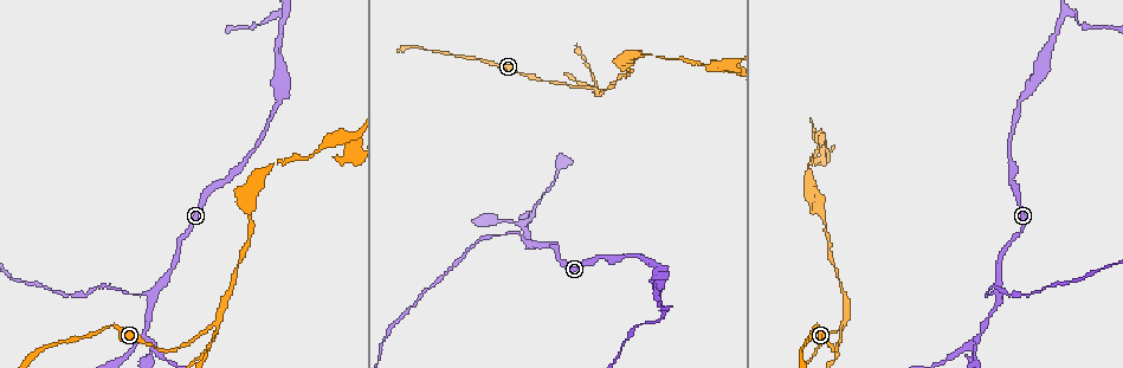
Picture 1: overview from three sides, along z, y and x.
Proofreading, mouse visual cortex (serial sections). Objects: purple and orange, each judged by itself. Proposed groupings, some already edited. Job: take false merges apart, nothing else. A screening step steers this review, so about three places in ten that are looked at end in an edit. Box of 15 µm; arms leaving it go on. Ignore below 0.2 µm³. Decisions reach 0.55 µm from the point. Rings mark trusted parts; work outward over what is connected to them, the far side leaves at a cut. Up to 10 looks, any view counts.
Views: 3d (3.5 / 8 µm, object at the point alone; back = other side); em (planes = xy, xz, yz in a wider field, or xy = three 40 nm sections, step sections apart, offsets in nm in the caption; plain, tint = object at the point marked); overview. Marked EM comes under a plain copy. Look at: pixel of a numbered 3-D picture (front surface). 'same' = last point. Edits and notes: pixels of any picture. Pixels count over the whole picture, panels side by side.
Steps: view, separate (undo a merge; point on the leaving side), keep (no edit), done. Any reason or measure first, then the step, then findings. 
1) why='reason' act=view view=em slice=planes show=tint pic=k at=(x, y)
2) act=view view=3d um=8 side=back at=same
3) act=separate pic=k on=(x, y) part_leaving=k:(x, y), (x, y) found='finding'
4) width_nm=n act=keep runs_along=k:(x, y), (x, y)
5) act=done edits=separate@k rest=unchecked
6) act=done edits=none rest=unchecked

act=view view=3d um=3.5 side=back pic=1 at=(151, 292)

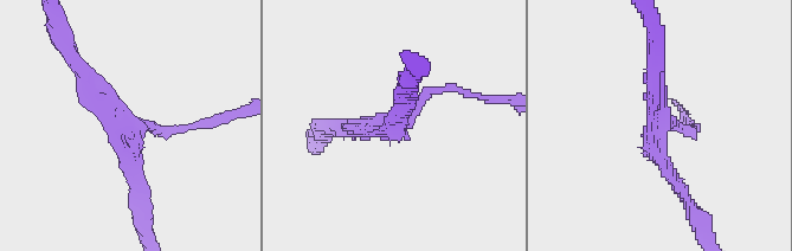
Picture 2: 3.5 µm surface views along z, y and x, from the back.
arms=3 arm_widths_nm=150,200,250 act=view view=em slice=xy step=1 show=tint pic=2 at=(658, 124)

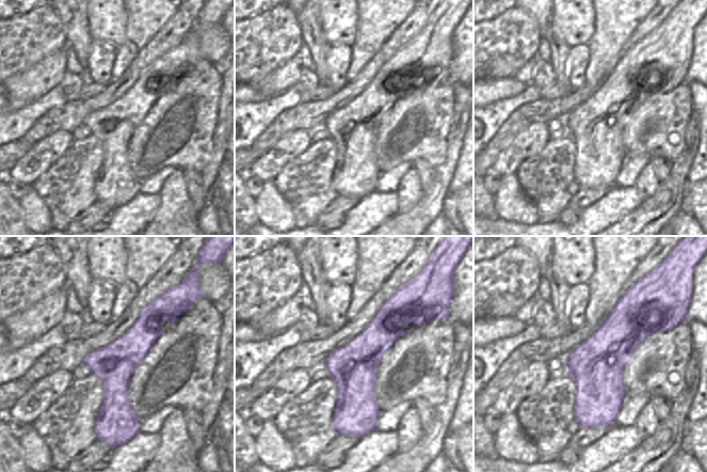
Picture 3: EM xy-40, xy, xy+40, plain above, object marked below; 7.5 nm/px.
act=view view=em slice=planes show=tint at=same

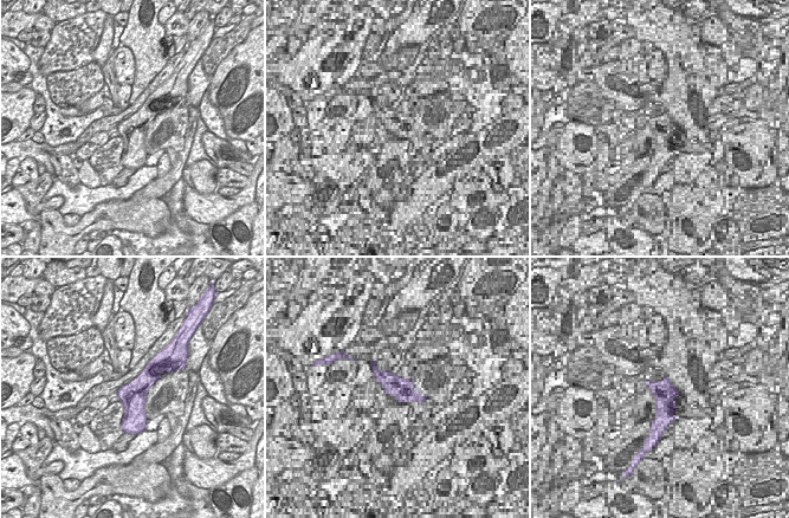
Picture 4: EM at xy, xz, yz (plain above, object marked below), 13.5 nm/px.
act=keep runs_along=2:(77, 65), (128, 123), (139, 193) found='all the same cell'

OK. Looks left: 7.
act=view view=3d um=8 pic=1 at=(977, 334)

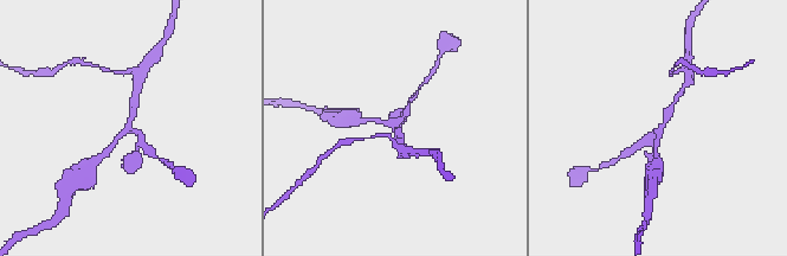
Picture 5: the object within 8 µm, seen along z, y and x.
arms=3 arm_widths_nm=150,200,250 act=view view=em slice=xy step=2 show=tint pic=5 at=(660, 126)

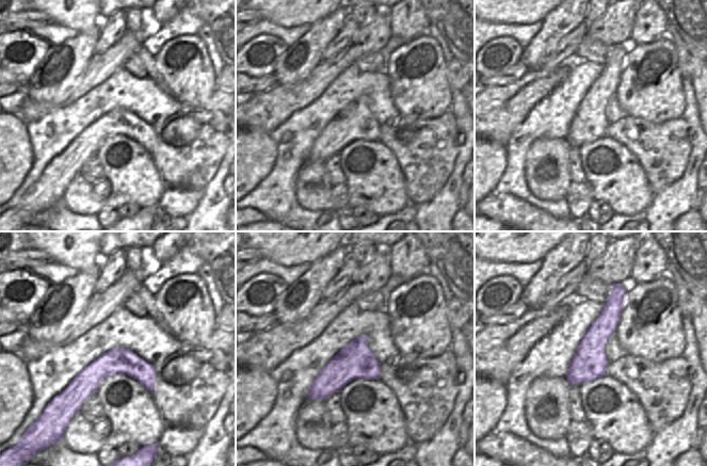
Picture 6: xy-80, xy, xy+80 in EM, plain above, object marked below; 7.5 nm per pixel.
act=keep runs_along=5:(678, 96), (647, 140), (655, 151) found='all the same cell'

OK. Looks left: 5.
why='thin neck' act=view view=3d um=3.5 pic=1 at=(78, 340)

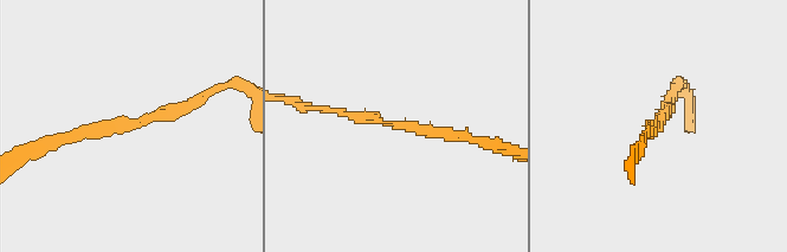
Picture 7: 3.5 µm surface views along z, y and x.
arm_widths_nm=150,150 act=view view=em slice=xy step=3 show=tint pic=7 at=(659, 121)

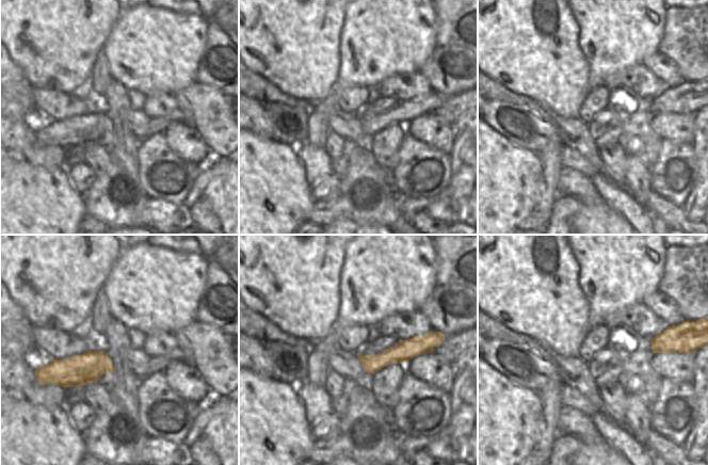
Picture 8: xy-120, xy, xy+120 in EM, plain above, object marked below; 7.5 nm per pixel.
act=keep runs_along=7:(195, 102), (50, 141) found='continuous, no second cell'

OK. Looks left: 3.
why='four arms meet' act=view view=em slice=xy step=2 show=tint pic=1 at=(841, 324)

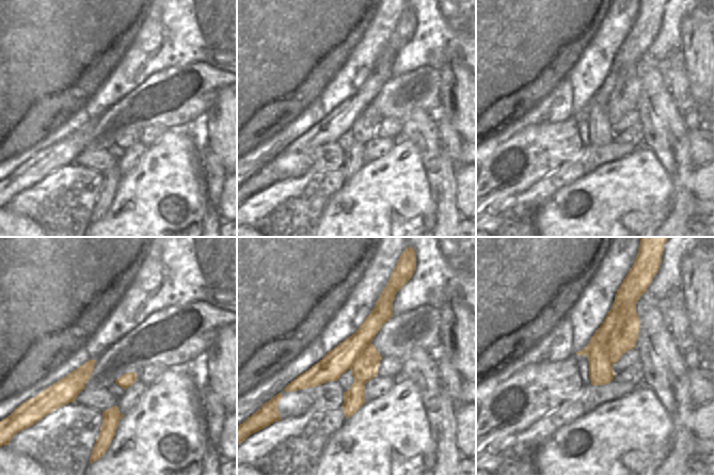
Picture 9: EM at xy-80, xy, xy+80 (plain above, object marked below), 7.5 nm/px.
act=view view=3d um=3.5 at=same

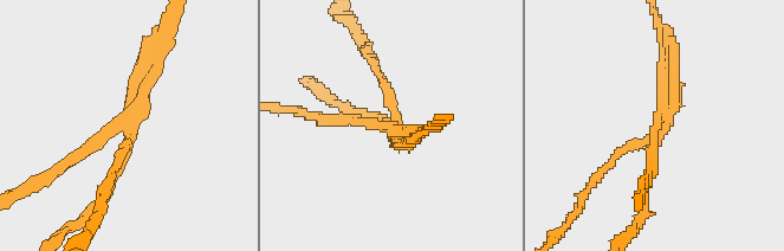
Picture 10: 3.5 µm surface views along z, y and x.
width_nm=280 act=separate pic=10 on=(116, 173) border=9:(635, 303), (628, 320), (587, 356) found='a second cell is stuck on'

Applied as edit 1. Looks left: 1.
act=done edits=separate@10 rest=unchecked

